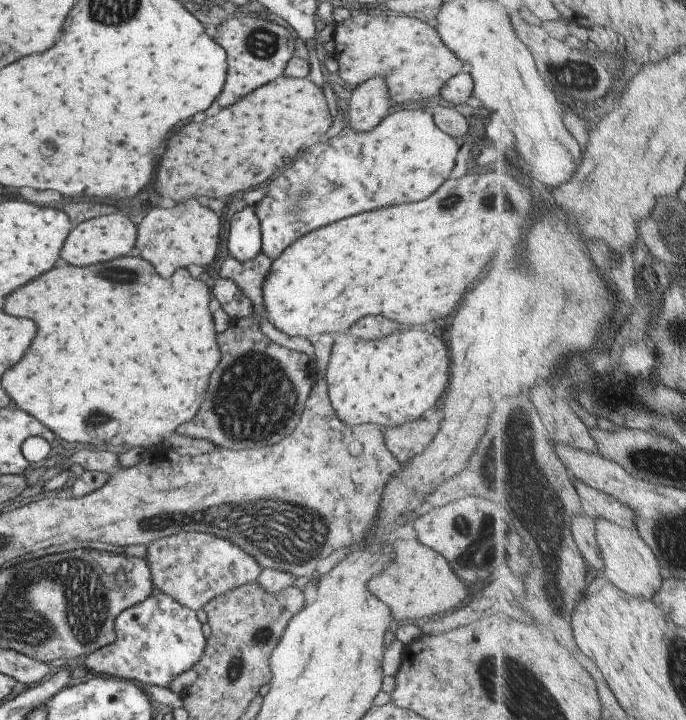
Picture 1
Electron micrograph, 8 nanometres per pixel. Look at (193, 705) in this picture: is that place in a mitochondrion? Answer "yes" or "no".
no

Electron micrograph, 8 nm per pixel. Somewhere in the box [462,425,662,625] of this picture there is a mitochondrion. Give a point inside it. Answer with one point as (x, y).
(539, 501)

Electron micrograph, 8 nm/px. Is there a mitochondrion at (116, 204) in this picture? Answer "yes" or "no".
no

